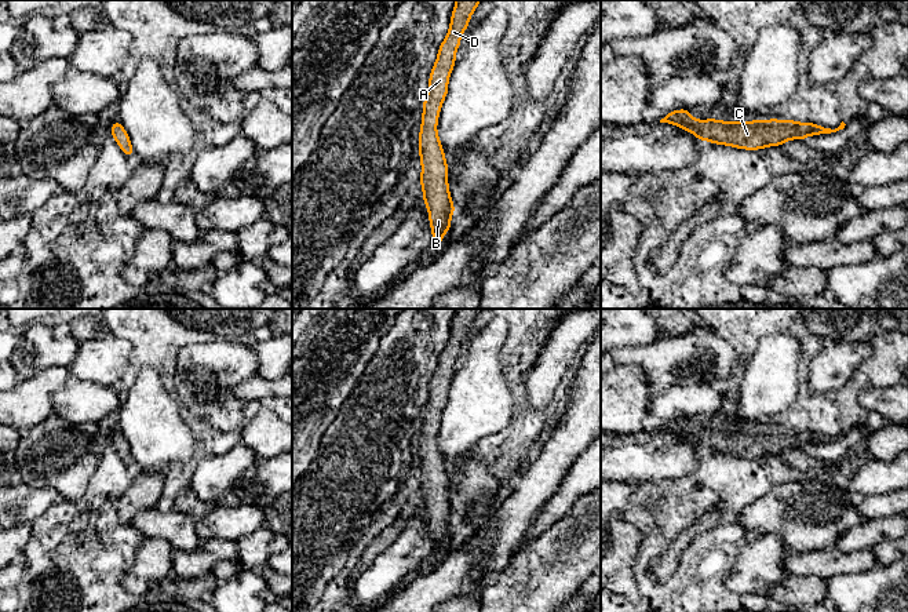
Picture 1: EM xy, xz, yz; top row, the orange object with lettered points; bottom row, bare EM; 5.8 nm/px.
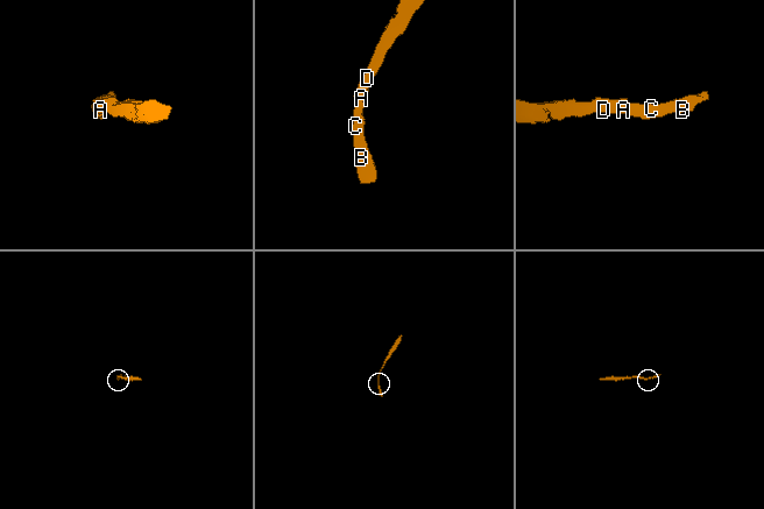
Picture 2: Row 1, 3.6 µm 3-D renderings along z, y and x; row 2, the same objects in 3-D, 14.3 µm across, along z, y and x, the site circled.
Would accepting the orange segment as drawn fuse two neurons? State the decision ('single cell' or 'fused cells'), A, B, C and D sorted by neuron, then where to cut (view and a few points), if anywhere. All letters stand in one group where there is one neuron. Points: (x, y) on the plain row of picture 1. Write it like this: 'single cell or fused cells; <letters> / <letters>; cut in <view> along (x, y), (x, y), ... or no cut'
single cell; A B C D; no cut

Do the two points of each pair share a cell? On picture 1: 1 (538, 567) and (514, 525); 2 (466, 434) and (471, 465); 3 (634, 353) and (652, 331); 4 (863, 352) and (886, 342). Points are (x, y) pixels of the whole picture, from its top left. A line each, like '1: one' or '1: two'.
1: two
2: two
3: two
4: two

